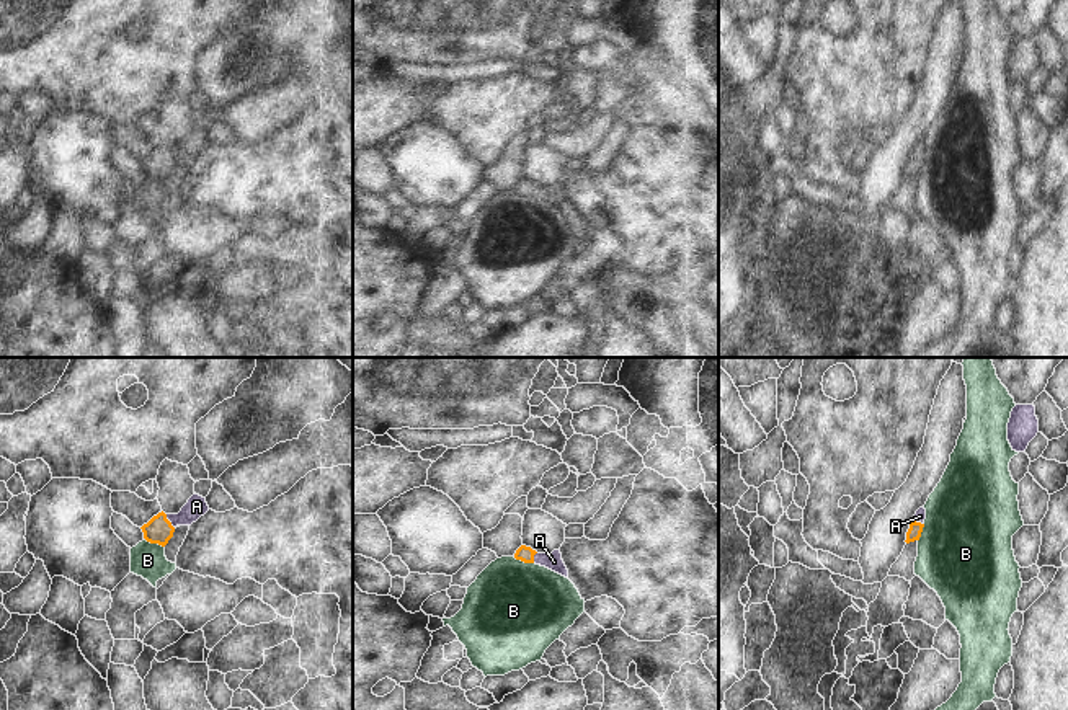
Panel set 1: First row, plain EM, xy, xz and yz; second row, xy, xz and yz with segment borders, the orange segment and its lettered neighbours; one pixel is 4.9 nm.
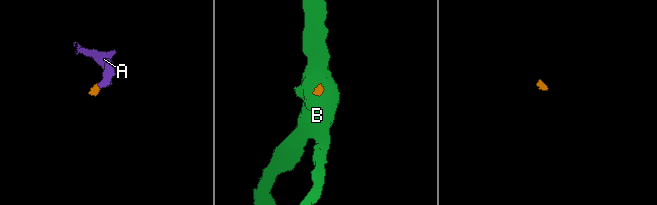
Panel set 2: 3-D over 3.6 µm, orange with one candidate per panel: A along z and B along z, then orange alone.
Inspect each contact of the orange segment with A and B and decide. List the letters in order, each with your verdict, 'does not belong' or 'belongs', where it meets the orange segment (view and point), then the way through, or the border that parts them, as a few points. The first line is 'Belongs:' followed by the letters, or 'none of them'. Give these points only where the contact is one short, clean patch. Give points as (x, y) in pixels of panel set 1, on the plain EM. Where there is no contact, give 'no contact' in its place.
Belongs: A
A: belongs | xy (169, 155) | across xy (159, 164), (169, 155), (185, 152), (196, 141)
B: does not belong | xy (154, 177) | along xy (144, 172), (164, 181)

